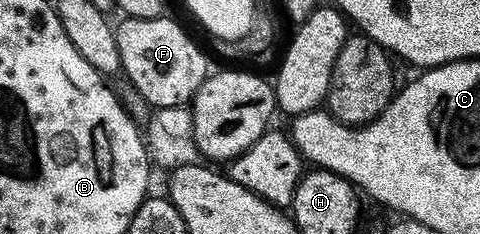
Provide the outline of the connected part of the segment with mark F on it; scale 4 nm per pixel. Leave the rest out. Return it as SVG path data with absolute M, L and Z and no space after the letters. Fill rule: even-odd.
M164 16L162 18L128 18L122 19L123 23L114 27L115 39L117 40L117 52L121 52L121 70L125 75L127 73L126 81L137 88L137 92L144 100L146 100L148 107L151 108L173 108L174 106L187 106L191 99L195 97L197 88L201 88L201 84L209 77L209 69L207 70L207 58L203 55L203 50L174 22L170 16Z

